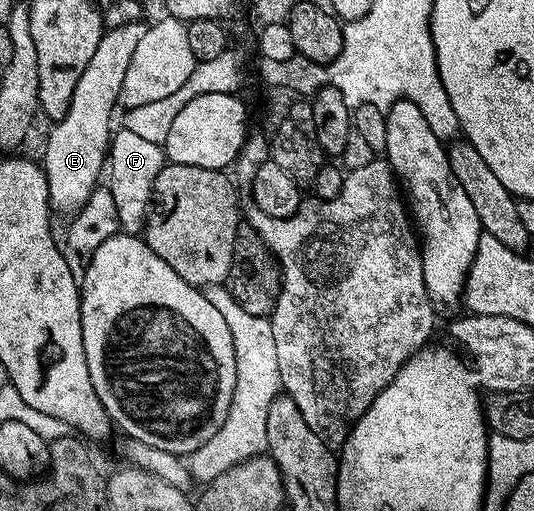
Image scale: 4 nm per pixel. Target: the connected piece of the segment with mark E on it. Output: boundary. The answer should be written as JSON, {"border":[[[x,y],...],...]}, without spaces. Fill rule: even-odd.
{"border":[[[130,21],[105,30],[91,62],[84,67],[76,83],[68,111],[51,124],[54,126],[46,137],[46,154],[40,157],[40,164],[46,171],[50,208],[55,214],[74,216],[99,184],[112,139],[112,111],[117,108],[120,87],[123,86],[133,52],[148,28],[147,22]]]}

